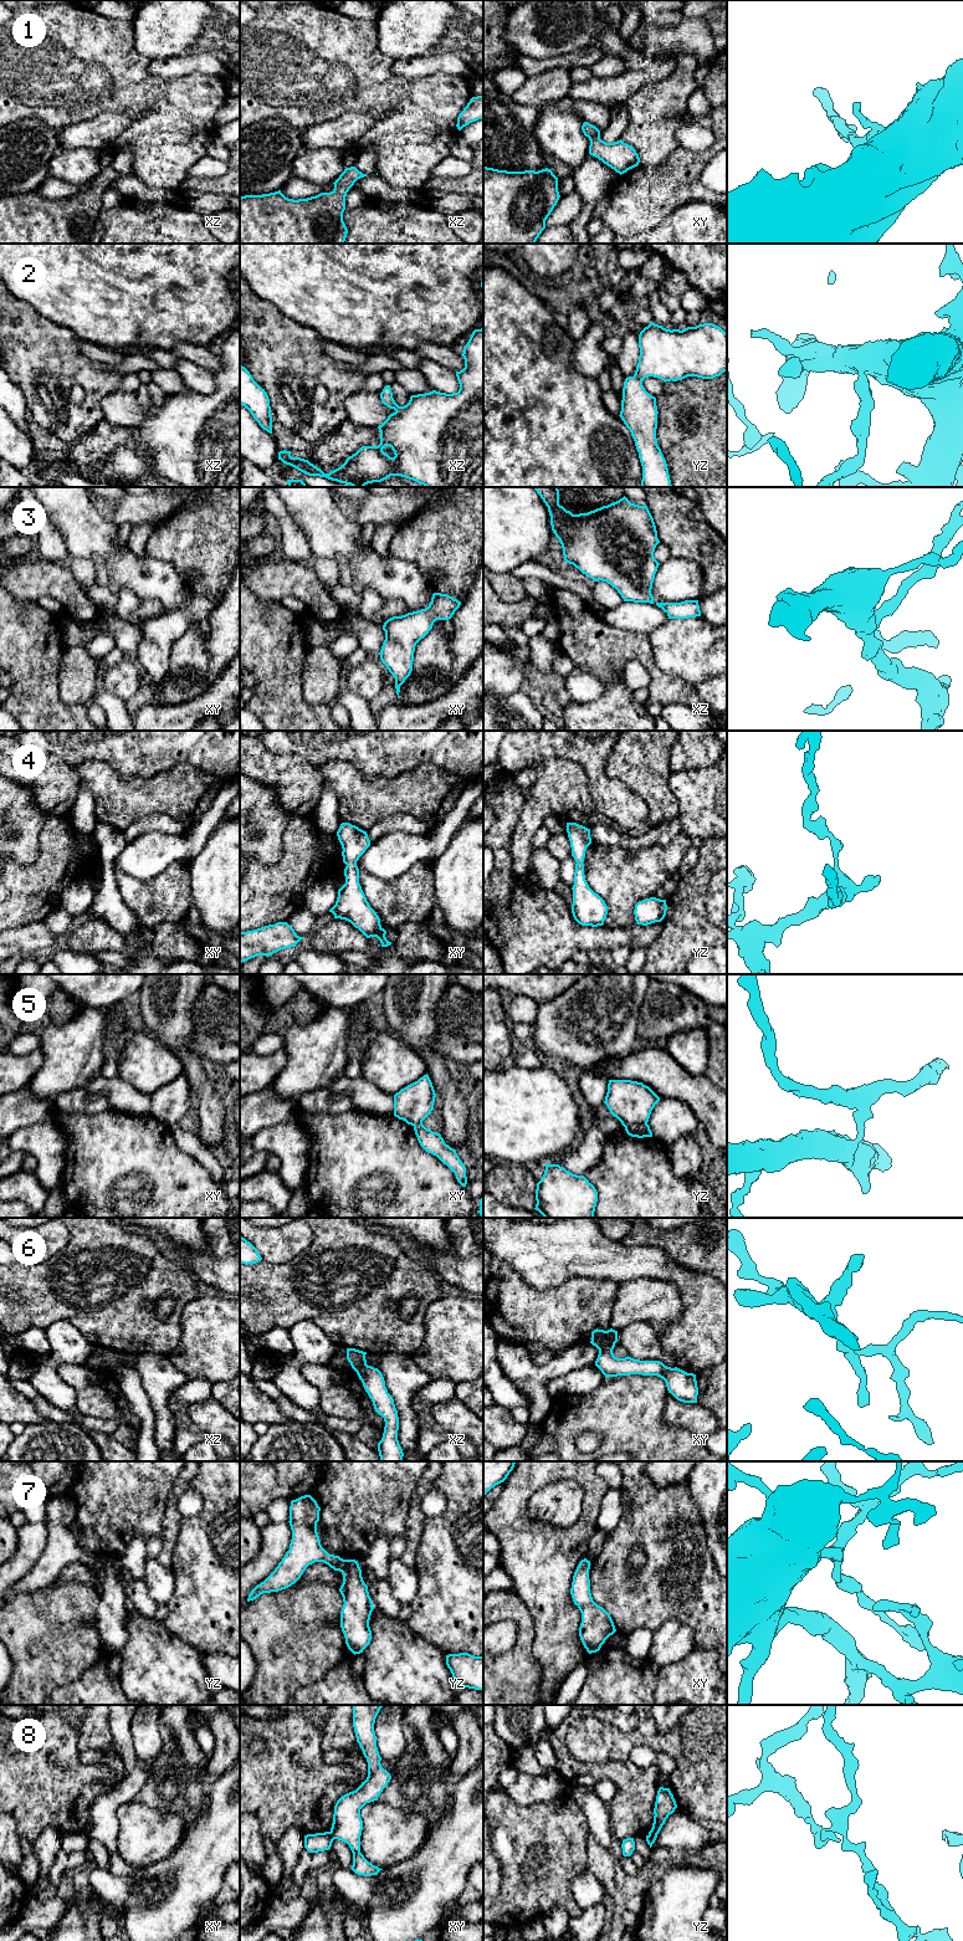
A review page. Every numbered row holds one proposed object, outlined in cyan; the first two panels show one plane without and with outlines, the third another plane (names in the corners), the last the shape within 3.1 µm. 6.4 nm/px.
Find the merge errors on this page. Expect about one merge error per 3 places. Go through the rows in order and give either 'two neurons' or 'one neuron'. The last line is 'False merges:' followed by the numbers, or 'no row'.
1: one neuron
2: one neuron
3: one neuron
4: one neuron
5: two neurons
6: two neurons
7: one neuron
8: two neurons
False merges: 5, 6, 8

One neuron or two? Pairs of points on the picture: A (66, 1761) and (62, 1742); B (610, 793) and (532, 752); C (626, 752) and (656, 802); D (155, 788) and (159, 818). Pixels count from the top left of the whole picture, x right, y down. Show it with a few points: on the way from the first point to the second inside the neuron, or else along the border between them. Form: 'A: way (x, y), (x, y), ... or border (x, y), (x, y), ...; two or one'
A: way (62, 1756), (62, 1747); one
B: way (595, 772), (573, 748), (553, 748); one
C: way (639, 764), (646, 772), (655, 789); one
D: border (131, 823), (153, 813), (165, 813), (184, 826); two

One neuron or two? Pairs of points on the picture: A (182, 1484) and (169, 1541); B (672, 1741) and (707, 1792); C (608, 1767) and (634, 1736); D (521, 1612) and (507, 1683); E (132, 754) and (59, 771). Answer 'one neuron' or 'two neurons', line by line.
A: one neuron
B: one neuron
C: two neurons
D: one neuron
E: two neurons

